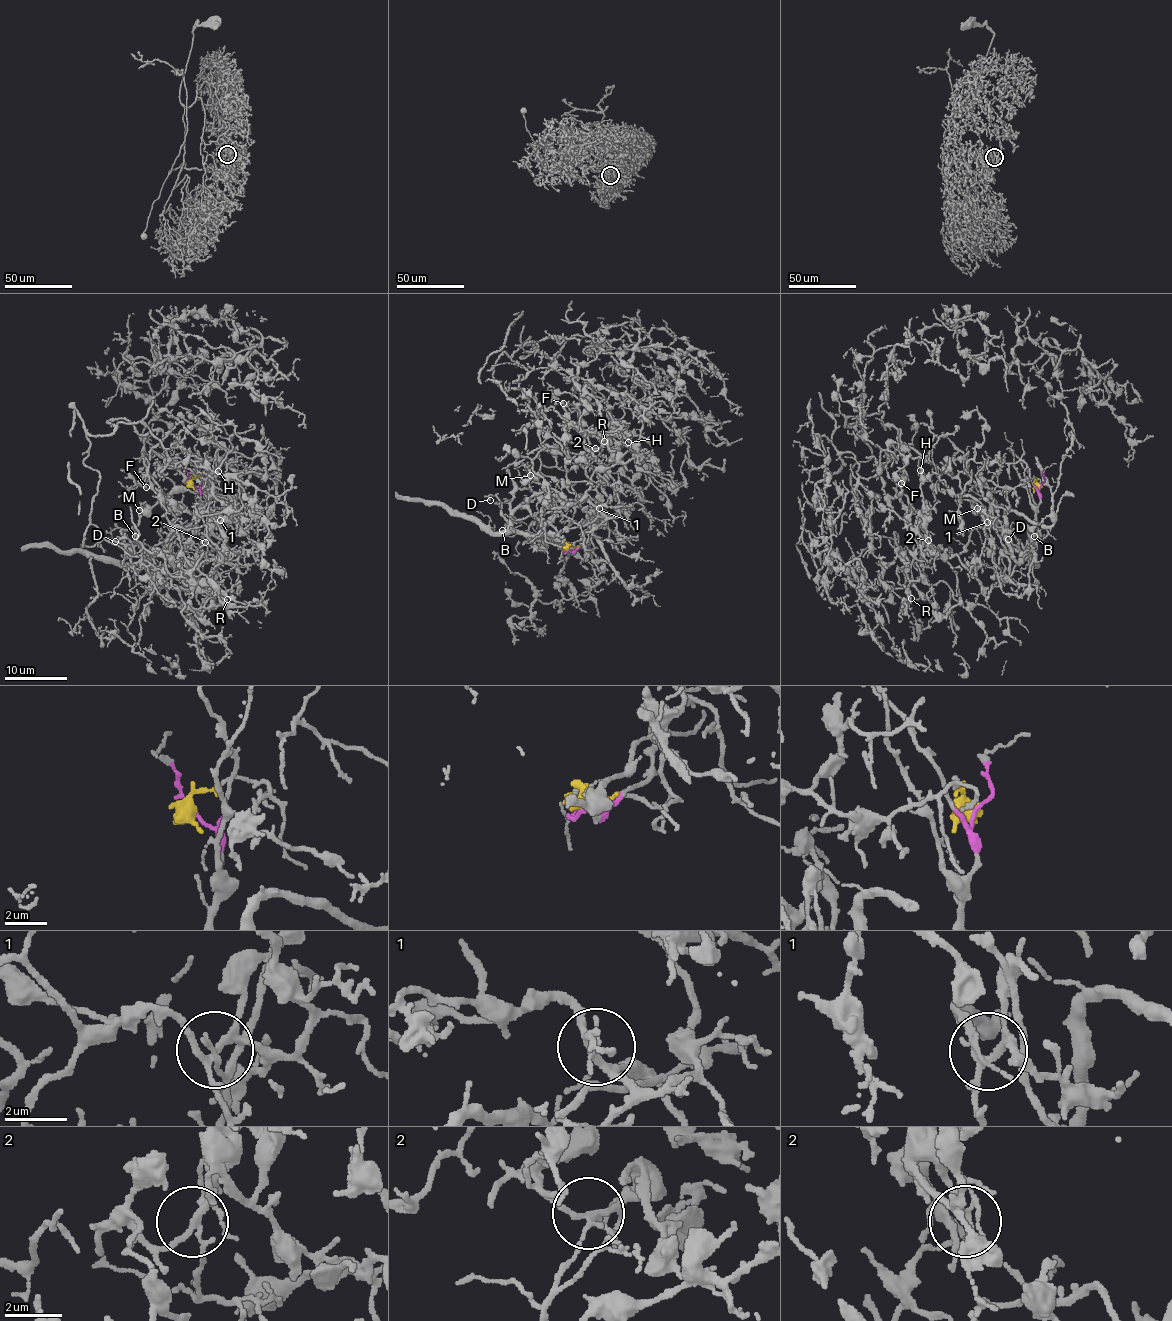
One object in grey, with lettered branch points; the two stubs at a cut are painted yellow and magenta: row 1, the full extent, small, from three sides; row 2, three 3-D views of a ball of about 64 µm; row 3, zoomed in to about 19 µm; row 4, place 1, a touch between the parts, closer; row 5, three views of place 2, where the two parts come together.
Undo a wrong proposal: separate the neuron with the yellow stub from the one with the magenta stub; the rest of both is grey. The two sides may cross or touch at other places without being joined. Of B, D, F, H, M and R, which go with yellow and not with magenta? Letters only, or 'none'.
F, H, M, R

